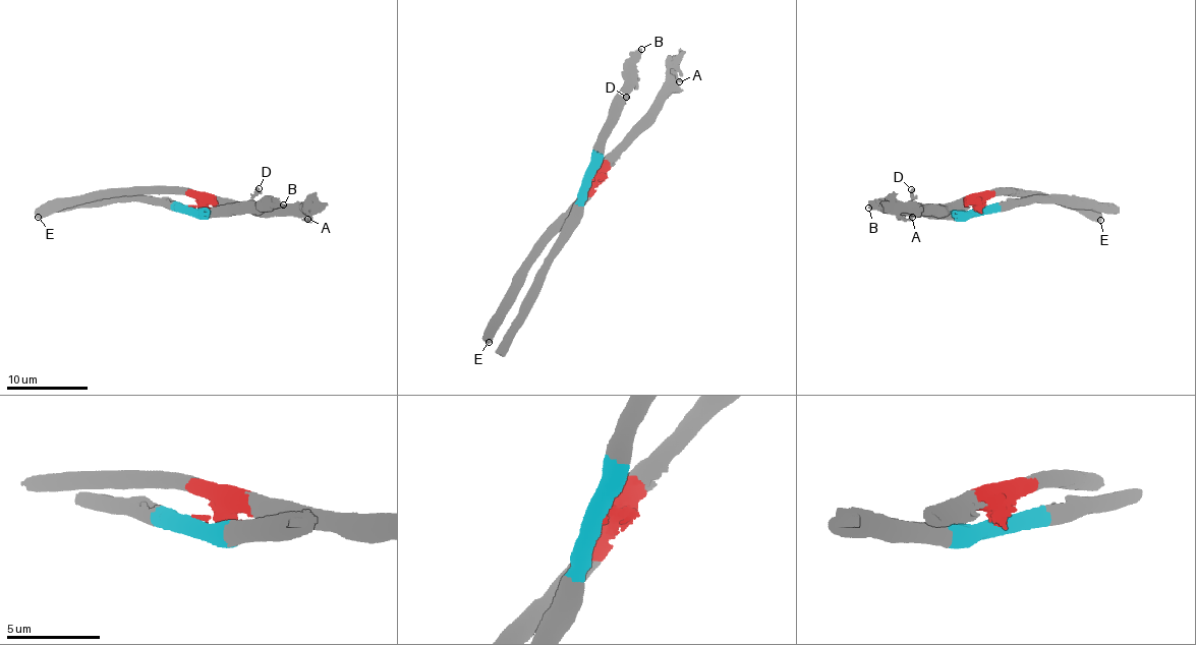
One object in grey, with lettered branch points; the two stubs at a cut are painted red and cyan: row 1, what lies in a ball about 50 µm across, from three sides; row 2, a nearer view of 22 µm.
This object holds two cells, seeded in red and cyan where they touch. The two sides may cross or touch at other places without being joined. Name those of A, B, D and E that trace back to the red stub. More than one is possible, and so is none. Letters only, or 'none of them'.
A, E

